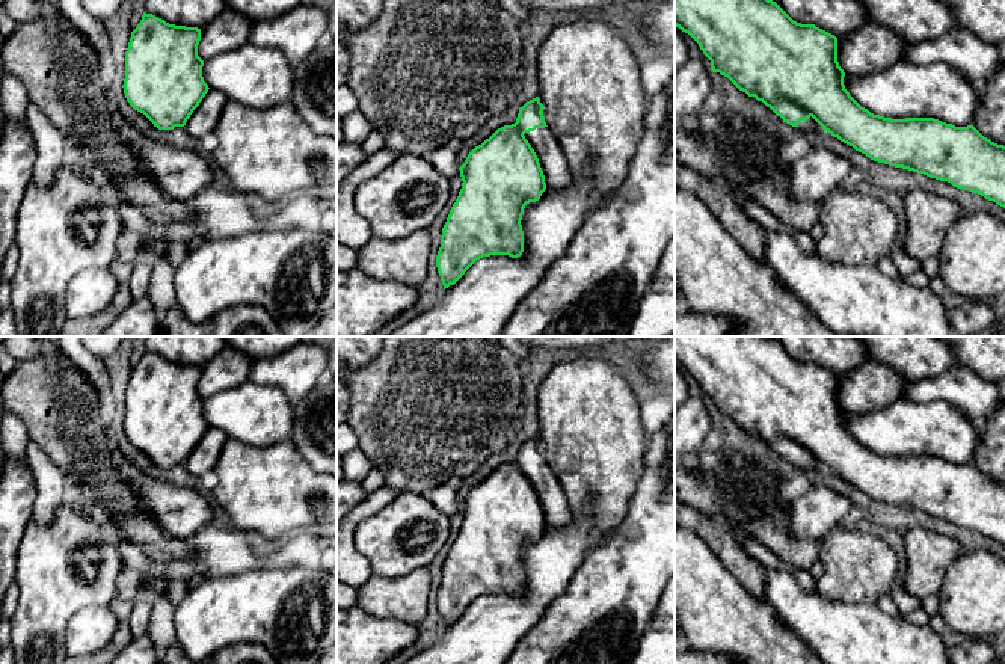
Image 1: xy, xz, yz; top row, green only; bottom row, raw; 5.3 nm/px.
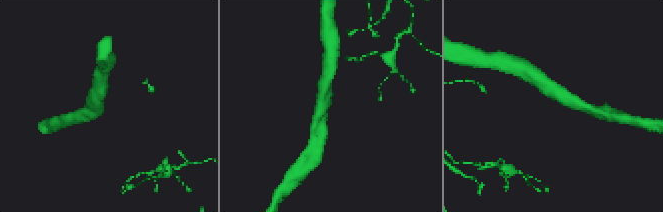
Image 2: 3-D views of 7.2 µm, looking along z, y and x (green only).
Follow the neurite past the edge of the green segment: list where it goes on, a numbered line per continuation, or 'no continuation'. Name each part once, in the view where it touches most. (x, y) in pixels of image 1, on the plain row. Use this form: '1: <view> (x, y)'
1: xz (557, 512)

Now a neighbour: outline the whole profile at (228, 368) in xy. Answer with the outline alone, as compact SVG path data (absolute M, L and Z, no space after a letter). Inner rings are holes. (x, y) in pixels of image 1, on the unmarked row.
M229 346L220 349L201 367L198 394L207 400L217 392L244 385L249 382L252 362L254 359Z

